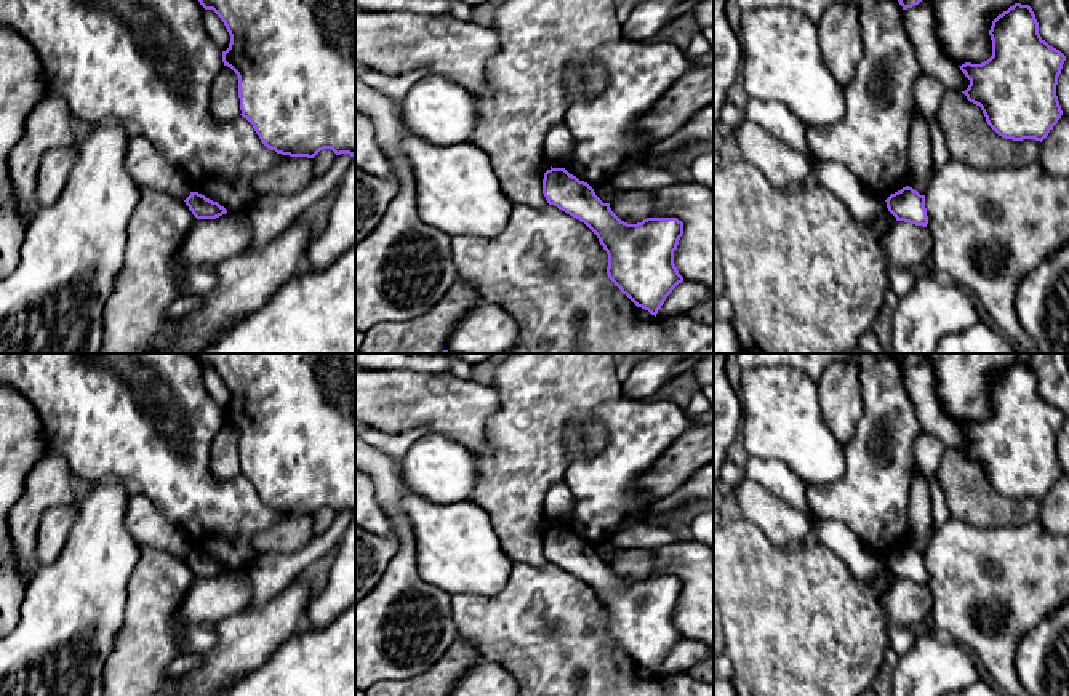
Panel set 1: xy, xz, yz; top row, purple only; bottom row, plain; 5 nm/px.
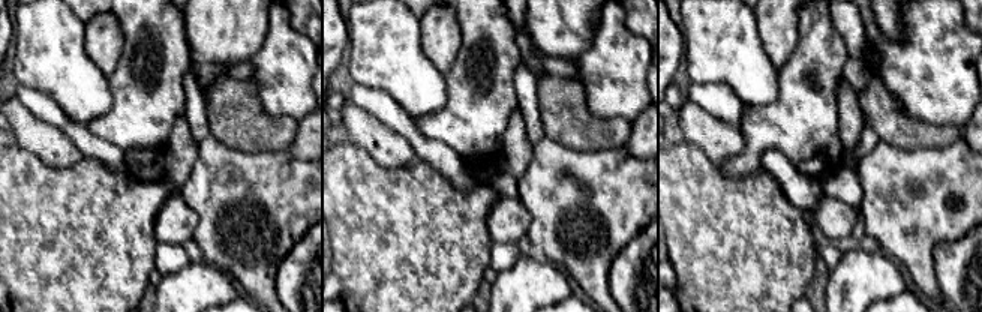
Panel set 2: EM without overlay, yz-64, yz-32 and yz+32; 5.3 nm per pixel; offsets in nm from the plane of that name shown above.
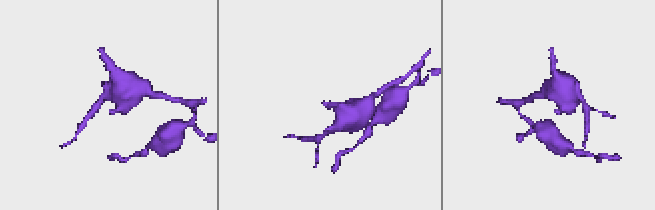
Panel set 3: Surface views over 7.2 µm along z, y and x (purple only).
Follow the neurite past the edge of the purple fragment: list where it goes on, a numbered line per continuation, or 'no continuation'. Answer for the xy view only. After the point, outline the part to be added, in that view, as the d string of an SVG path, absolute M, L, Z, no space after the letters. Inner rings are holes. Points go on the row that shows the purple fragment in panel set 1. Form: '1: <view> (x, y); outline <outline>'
1: xy (146, 164); outline M142 134L128 138L126 170L141 187L166 192L181 200L192 192L186 171Z

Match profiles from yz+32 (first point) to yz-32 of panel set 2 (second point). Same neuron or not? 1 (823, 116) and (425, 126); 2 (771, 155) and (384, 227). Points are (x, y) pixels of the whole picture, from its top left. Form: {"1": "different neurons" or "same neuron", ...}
{"1": "same neuron", "2": "different neurons"}

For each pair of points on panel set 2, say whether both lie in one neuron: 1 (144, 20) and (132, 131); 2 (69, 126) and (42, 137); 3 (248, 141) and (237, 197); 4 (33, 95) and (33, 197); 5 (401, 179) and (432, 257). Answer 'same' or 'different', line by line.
1: same
2: different
3: different
4: different
5: same

